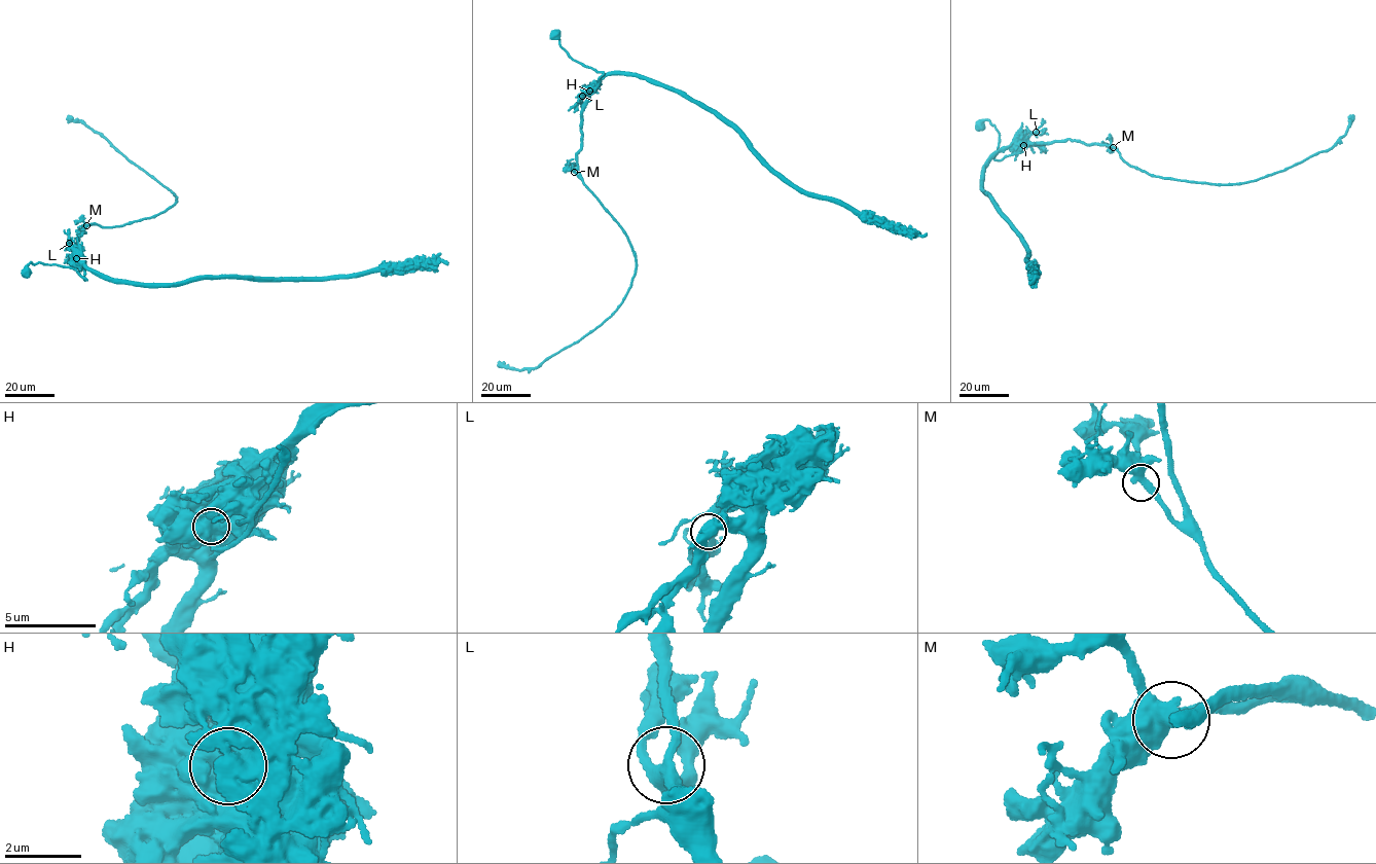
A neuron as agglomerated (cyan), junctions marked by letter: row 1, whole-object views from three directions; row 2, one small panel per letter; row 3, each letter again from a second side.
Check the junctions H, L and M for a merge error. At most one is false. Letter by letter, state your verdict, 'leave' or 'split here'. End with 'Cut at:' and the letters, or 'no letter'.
H: split here
L: leave
M: leave
Cut at: H

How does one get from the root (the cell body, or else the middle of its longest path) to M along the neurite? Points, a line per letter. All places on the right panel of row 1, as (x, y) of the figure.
M: (1033, 143), (1069, 139), (1113, 147)

